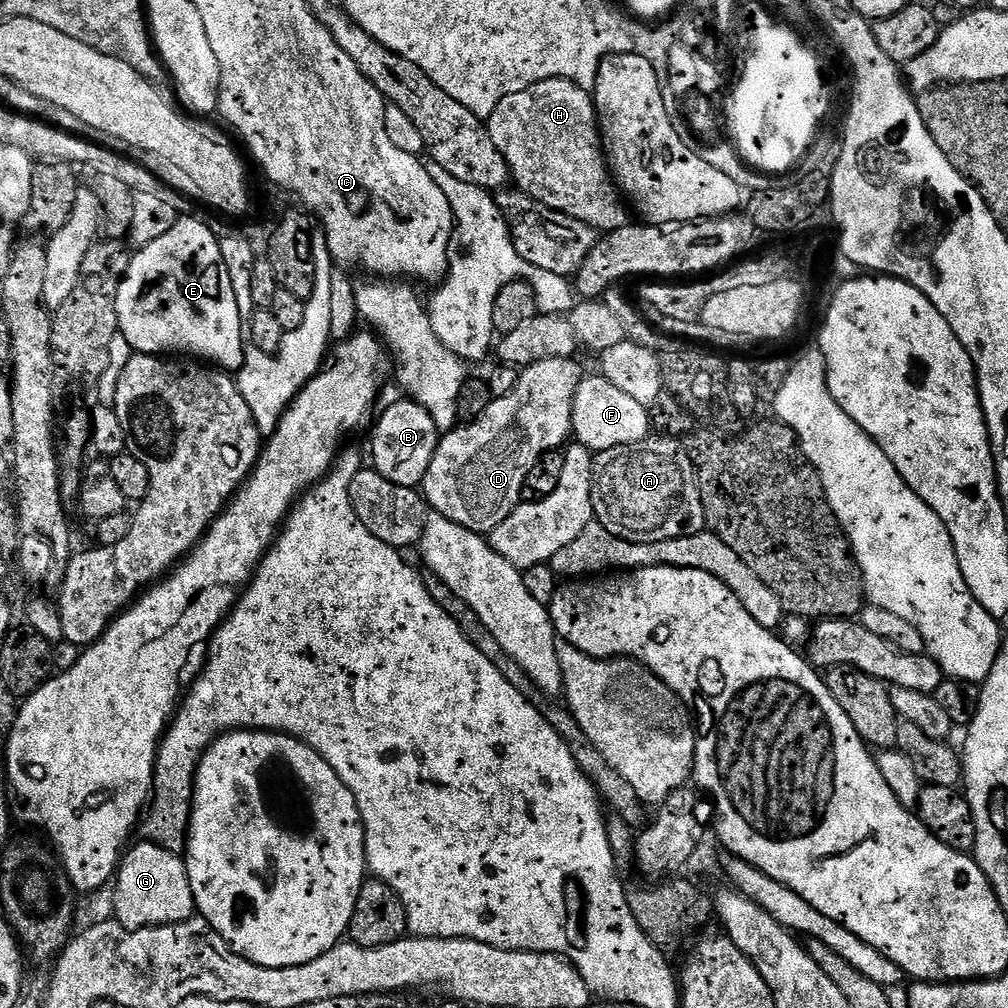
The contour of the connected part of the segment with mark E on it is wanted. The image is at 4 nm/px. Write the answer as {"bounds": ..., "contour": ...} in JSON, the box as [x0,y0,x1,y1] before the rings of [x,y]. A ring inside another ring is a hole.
{"bounds":[116,214,246,370],"contour":[[[192,214],[177,219],[176,224],[158,238],[158,242],[150,242],[150,246],[139,249],[133,255],[120,282],[116,309],[119,335],[126,338],[133,353],[158,357],[179,354],[184,358],[199,358],[221,370],[238,370],[246,362],[246,320],[240,315],[238,302],[234,299],[234,286],[230,286],[226,262],[222,262],[220,240]]]}

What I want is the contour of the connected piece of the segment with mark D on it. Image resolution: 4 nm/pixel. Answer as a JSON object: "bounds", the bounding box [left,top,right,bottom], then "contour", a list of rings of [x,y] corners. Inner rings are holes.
{"bounds":[422,356,582,534],"contour":[[[568,356],[534,360],[529,368],[521,371],[514,390],[510,390],[510,394],[505,396],[495,397],[480,419],[443,433],[422,485],[422,495],[429,509],[450,518],[450,522],[458,522],[458,526],[466,526],[466,530],[491,534],[515,510],[516,505],[521,503],[526,474],[534,470],[538,458],[542,458],[547,452],[563,449],[569,443],[573,435],[574,394],[581,379],[582,371]]]}

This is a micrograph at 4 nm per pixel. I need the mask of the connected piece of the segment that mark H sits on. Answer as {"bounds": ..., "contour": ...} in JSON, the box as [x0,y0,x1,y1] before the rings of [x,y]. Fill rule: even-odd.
{"bounds":[486,78,629,234],"contour":[[[550,78],[526,90],[518,90],[518,94],[502,98],[494,114],[487,117],[486,123],[494,146],[498,146],[502,158],[506,158],[511,183],[519,191],[550,206],[550,210],[558,210],[562,214],[570,214],[570,218],[578,218],[578,222],[586,222],[586,226],[596,229],[600,234],[625,228],[629,224],[629,209],[612,178],[602,147],[600,125],[596,118],[596,102],[589,89],[562,78]]]}

